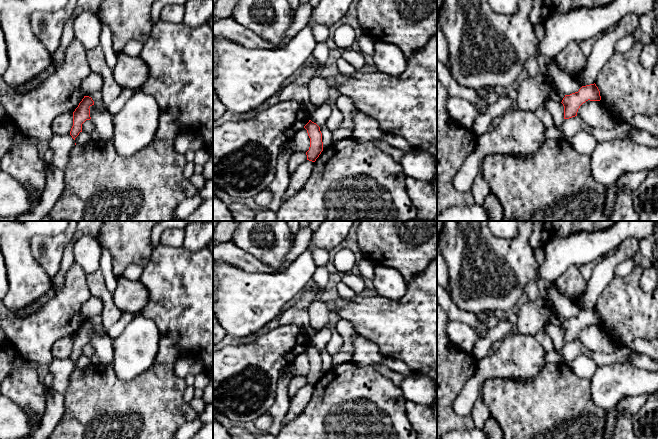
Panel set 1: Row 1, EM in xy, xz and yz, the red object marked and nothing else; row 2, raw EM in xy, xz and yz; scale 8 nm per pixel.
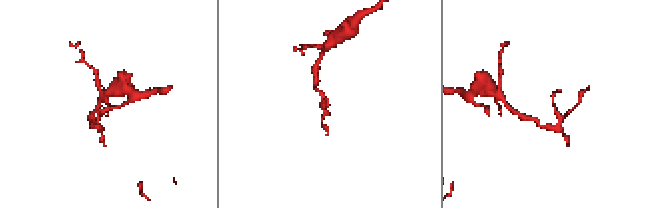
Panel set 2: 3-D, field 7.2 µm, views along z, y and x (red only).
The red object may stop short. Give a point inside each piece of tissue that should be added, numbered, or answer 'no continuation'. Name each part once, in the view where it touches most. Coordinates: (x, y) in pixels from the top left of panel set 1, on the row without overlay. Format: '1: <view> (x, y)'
no continuation

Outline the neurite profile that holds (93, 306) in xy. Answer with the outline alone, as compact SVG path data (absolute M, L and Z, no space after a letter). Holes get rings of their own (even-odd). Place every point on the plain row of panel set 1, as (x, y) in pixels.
M91 295L81 308L81 316L84 320L89 320L91 317L101 314L102 310L103 304L101 300Z

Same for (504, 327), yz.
M501 320L494 328L488 329L484 338L477 341L473 349L473 356L481 360L488 356L491 346L495 342L501 342L505 337L512 333L513 324L508 320Z

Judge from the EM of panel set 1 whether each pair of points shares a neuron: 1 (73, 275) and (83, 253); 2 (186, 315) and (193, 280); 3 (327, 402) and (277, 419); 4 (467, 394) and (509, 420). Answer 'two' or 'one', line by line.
1: two
2: one
3: two
4: two

